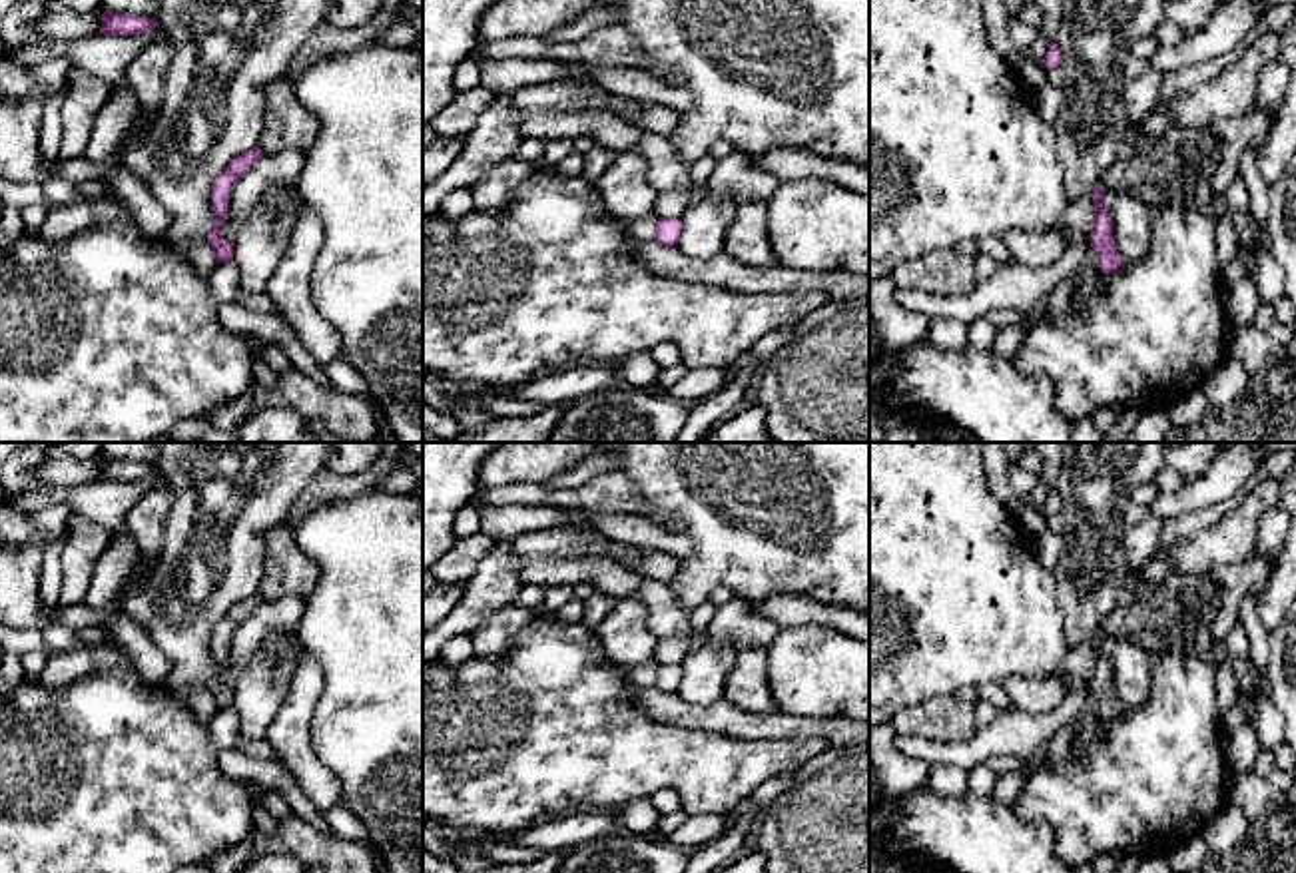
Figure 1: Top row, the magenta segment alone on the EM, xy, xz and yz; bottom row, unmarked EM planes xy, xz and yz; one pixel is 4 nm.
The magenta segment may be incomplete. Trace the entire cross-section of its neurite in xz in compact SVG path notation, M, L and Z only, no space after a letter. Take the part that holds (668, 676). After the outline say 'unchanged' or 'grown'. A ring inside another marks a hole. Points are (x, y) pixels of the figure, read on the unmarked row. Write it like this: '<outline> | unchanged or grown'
M660 664L654 676L654 686L666 694L676 694L682 682L682 668L674 664Z | unchanged

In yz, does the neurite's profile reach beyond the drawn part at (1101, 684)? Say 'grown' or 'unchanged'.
unchanged

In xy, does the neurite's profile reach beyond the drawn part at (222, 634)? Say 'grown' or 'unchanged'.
unchanged

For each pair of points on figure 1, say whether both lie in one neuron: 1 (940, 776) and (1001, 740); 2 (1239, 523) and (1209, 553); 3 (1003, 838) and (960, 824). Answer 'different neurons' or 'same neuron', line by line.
1: different neurons
2: same neuron
3: same neuron

